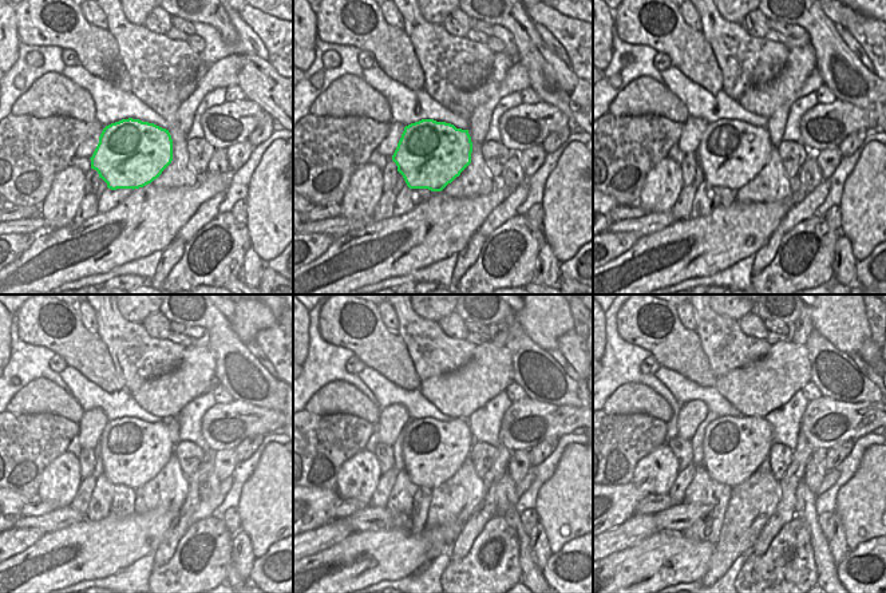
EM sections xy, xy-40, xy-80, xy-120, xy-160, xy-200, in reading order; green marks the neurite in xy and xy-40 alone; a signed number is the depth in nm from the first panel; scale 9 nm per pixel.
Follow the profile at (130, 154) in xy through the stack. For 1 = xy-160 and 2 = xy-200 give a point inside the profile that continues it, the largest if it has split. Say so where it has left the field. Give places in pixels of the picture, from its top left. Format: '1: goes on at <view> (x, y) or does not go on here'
1: goes on at xy-160 (432, 451)
2: goes on at xy-200 (734, 447)

